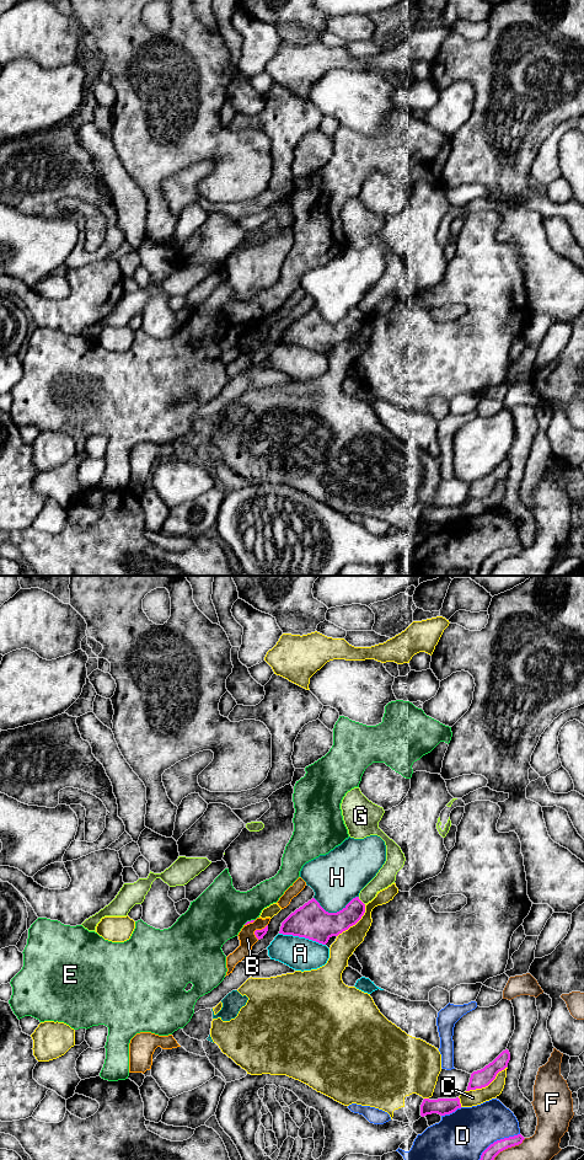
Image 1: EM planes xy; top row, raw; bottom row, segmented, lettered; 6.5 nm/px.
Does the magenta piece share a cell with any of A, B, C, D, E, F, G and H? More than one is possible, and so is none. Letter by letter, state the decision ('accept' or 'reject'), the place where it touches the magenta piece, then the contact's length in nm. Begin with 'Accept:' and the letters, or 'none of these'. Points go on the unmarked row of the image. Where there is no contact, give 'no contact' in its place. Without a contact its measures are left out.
Accept: none of these
A: reject; contact xy (303, 346); length 320 nm
B: reject; contact xy (257, 340); length 120 nm
C: reject; contact xy (486, 495); length 300 nm
D: reject; contact xy (494, 551); length 360 nm
E: reject; contact xy (248, 331); length 80 nm
F: reject; contact xy (505, 557); length 300 nm
G: reject; contact xy (360, 310); length 70 nm
H: reject; contact xy (337, 321); length 300 nm

